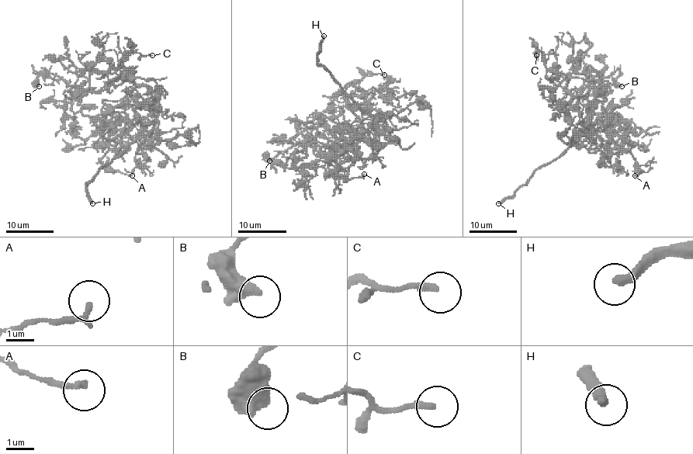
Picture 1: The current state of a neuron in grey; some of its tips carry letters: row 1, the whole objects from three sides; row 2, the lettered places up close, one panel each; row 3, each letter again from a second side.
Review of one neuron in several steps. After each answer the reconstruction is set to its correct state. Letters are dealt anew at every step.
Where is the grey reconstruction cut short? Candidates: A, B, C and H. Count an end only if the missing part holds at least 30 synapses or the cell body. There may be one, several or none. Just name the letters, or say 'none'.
H

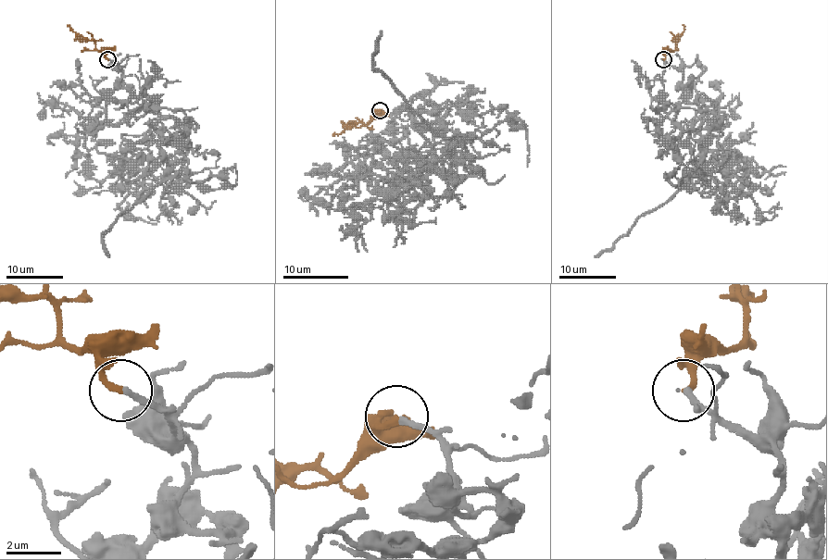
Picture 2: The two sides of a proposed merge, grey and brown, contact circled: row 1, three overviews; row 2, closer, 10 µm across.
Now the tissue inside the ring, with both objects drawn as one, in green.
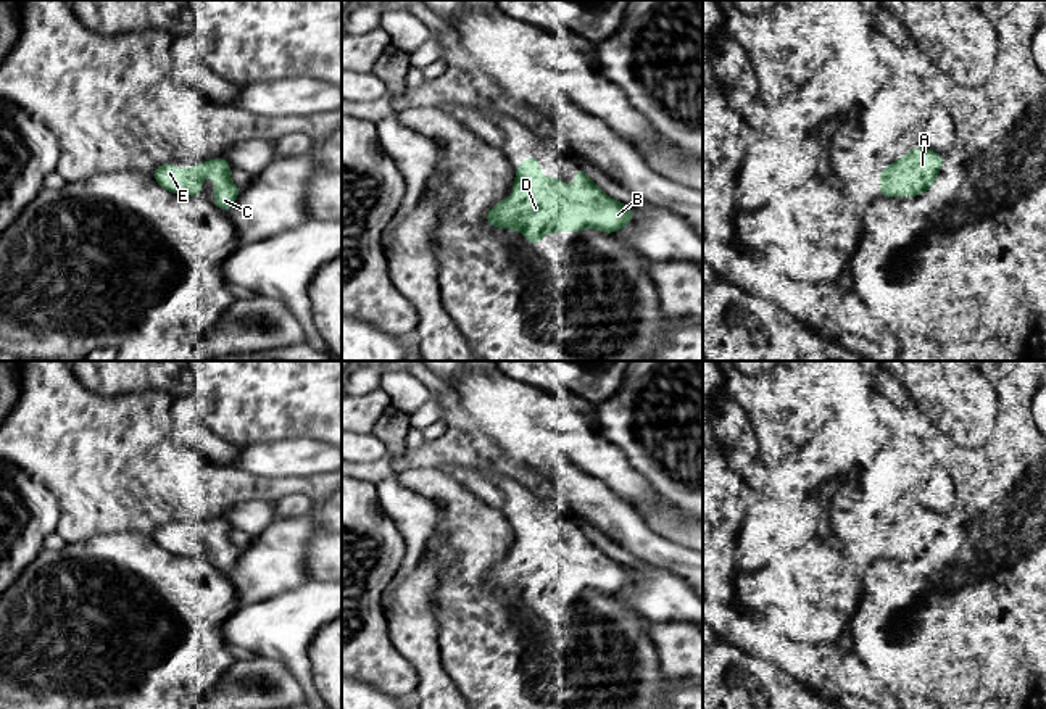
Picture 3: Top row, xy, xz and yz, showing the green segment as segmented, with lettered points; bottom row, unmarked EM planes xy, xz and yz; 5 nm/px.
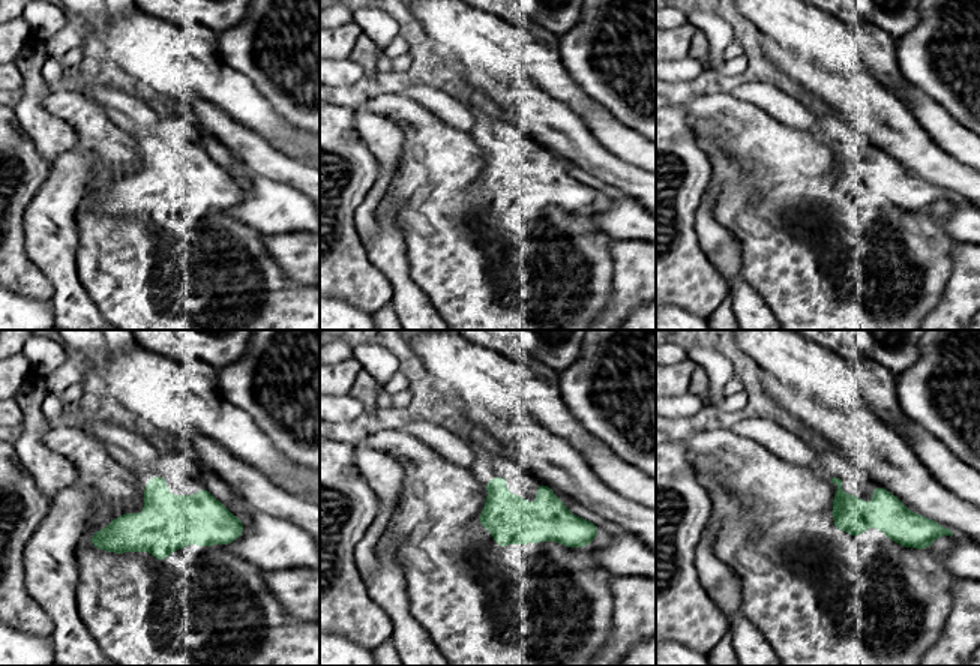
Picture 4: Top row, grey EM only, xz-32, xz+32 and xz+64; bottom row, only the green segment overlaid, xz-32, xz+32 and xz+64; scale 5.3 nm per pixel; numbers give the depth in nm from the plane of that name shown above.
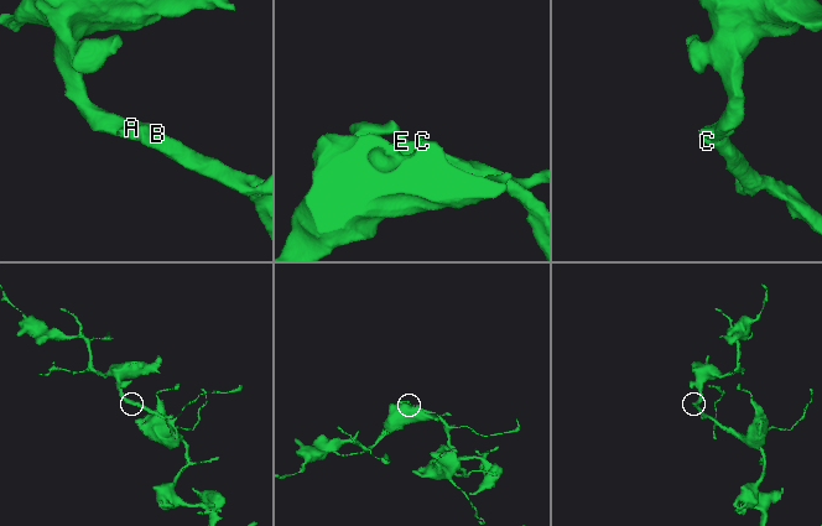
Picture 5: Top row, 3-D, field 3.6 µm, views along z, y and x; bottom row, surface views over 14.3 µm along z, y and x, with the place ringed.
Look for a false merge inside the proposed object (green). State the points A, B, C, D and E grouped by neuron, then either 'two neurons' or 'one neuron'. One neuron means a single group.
A B C D E | one neuron

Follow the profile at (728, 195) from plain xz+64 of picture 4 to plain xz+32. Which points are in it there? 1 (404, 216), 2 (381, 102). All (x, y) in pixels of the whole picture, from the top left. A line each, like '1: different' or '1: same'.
1: same
2: same

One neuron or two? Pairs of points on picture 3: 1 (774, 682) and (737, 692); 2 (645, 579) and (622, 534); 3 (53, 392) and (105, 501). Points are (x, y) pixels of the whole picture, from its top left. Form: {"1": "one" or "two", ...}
{"1": "one", "2": "two", "3": "one"}

